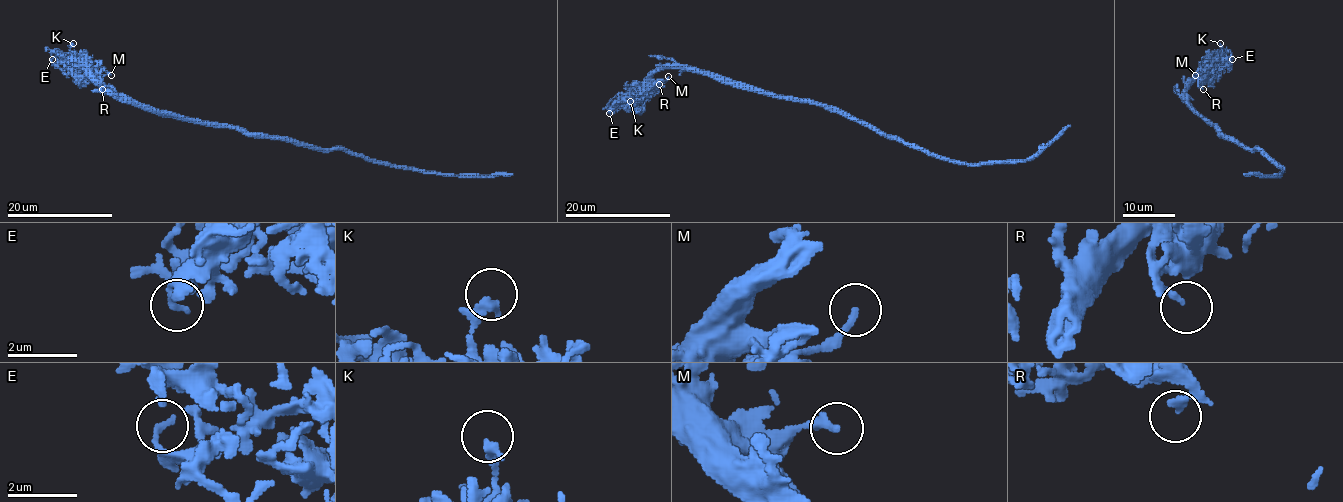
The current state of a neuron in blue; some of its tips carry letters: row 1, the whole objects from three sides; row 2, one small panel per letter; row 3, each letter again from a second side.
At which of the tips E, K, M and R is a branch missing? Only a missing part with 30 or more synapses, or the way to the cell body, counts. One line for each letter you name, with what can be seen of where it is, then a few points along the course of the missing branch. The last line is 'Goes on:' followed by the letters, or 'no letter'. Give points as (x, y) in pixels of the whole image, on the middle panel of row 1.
Goes on: no letter

